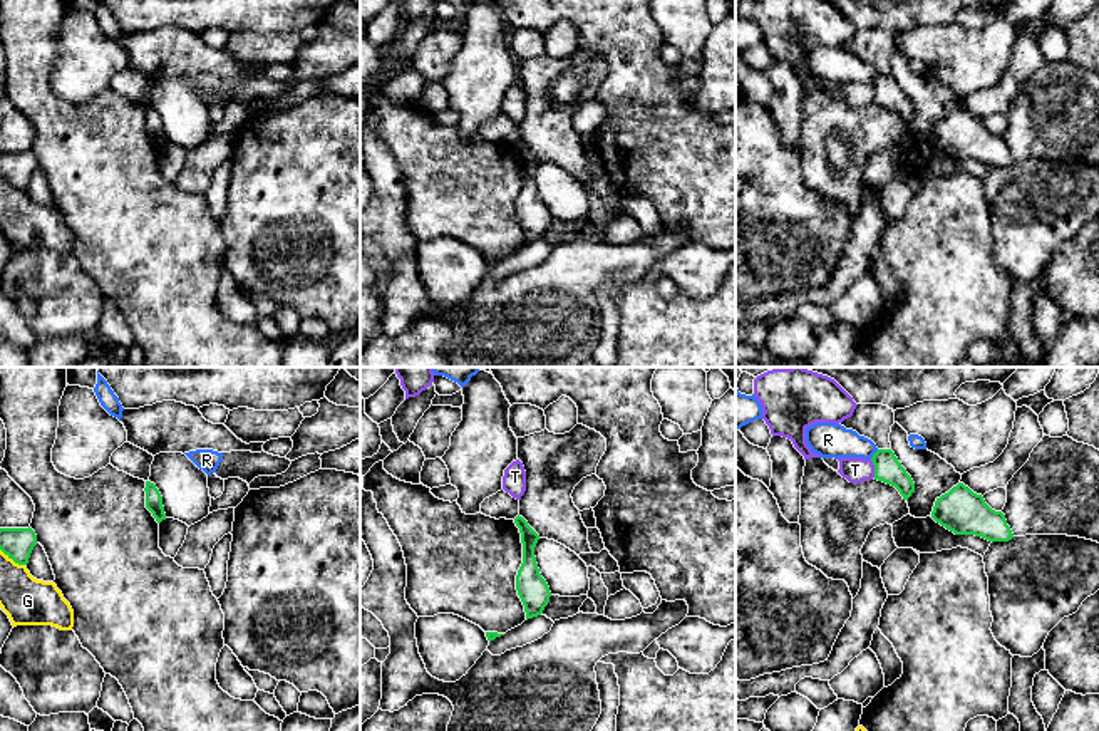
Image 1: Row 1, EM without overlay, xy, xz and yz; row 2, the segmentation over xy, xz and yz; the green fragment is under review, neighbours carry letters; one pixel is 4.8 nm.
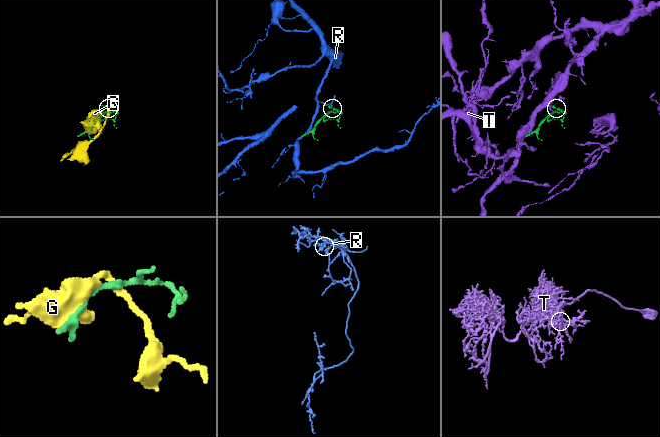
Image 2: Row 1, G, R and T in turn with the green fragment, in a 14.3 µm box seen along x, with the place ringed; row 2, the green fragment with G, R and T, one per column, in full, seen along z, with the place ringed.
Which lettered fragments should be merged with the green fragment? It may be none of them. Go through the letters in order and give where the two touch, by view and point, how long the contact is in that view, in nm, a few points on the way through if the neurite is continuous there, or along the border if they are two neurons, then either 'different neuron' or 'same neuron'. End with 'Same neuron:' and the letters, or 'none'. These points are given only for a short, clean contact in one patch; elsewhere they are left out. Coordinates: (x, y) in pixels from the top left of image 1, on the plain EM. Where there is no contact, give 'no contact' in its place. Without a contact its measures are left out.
G: contact xy (12, 183); length 150 nm; different neuron
R: contact yz (873, 79); length 60 nm; border yz (878, 74), (870, 82); different neuron
T: contact yz (875, 93); length 90 nm; border yz (870, 84), (875, 101); different neuron
Same neuron: none

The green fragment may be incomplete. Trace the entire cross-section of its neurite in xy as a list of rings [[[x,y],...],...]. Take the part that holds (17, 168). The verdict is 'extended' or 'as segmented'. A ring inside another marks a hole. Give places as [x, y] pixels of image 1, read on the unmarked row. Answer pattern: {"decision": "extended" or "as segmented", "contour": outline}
{"decision": "as segmented", "contour": [[[0,153],[0,174],[18,189],[27,189],[34,171],[35,156],[28,153]]]}

